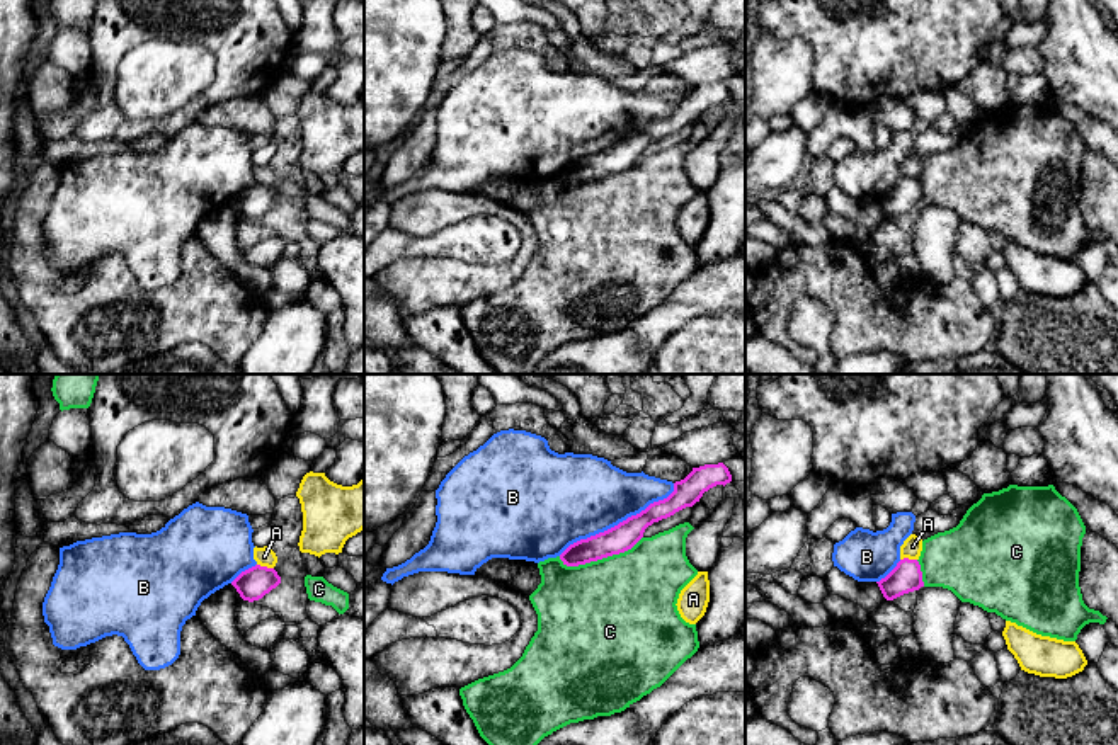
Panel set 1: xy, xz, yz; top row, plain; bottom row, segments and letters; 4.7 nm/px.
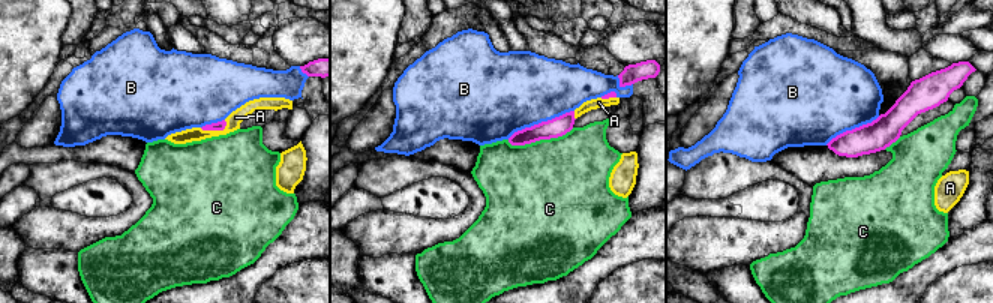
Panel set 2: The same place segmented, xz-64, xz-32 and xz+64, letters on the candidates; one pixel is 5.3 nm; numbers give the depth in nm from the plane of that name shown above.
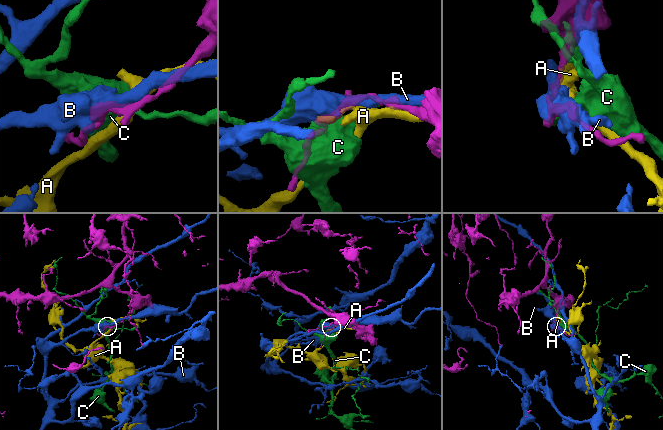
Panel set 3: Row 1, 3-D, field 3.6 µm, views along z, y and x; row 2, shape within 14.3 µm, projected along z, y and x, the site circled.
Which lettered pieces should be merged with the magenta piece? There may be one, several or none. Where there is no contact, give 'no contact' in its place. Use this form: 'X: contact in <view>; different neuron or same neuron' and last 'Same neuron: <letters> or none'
A: contact in xy; different neuron
B: contact in xz; different neuron
C: contact in xz; different neuron
Same neuron: none

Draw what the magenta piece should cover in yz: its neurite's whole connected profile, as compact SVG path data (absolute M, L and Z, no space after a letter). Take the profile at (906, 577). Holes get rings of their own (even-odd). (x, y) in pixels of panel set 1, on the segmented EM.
M904 558L885 578L876 583L887 600L919 590L924 587L921 565L917 560Z

